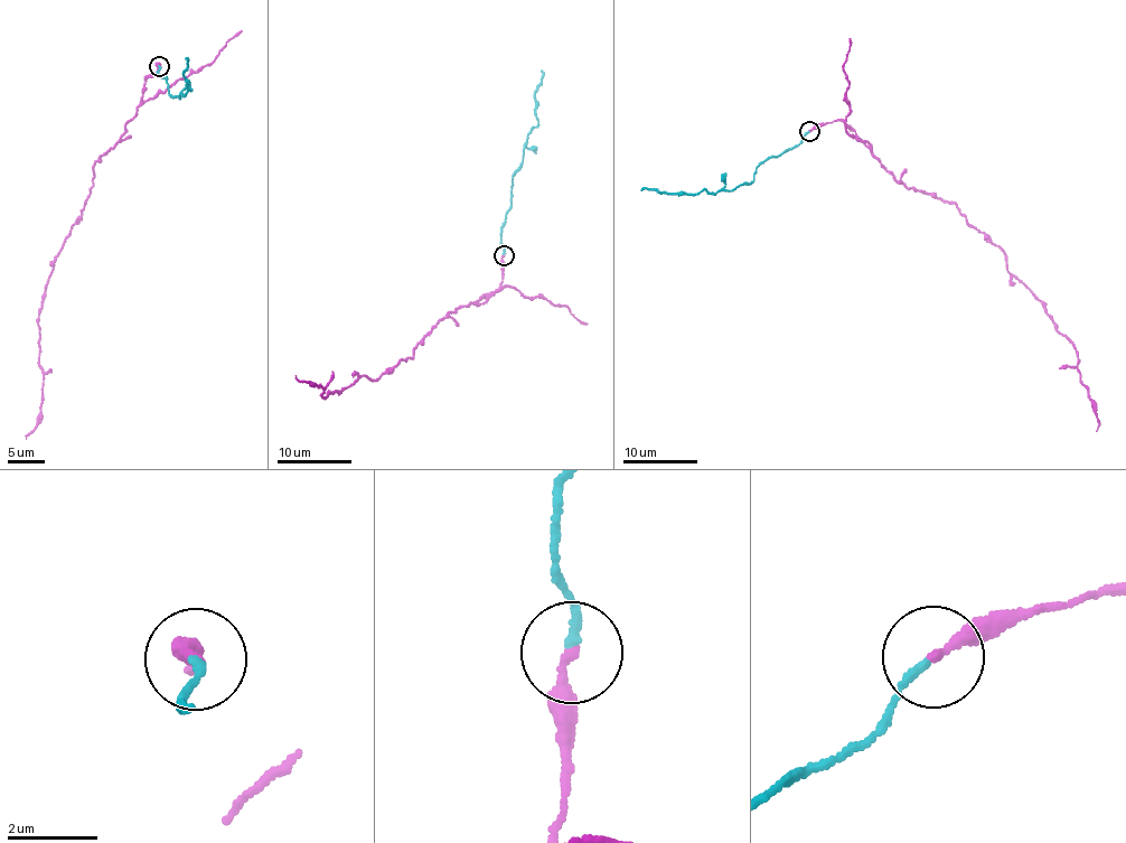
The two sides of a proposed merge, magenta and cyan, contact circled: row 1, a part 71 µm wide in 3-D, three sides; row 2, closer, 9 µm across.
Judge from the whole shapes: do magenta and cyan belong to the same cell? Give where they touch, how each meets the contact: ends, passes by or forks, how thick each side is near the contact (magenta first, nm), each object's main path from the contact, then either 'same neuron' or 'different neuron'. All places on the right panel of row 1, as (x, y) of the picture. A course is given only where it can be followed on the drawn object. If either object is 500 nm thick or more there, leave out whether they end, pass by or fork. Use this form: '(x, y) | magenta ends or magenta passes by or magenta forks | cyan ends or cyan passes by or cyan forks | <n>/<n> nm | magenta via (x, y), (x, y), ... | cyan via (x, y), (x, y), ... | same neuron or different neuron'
(809, 131) | magenta ends | cyan ends | 220/180 nm | magenta via (809, 131), (841, 121), (897, 180), (950, 200), (1005, 255), (1005, 268), (1072, 345), (1097, 431) | cyan via (809, 131), (789, 149), (769, 157), (756, 169), (753, 181), (731, 190), (664, 194), (646, 188), (640, 190) | same neuron

